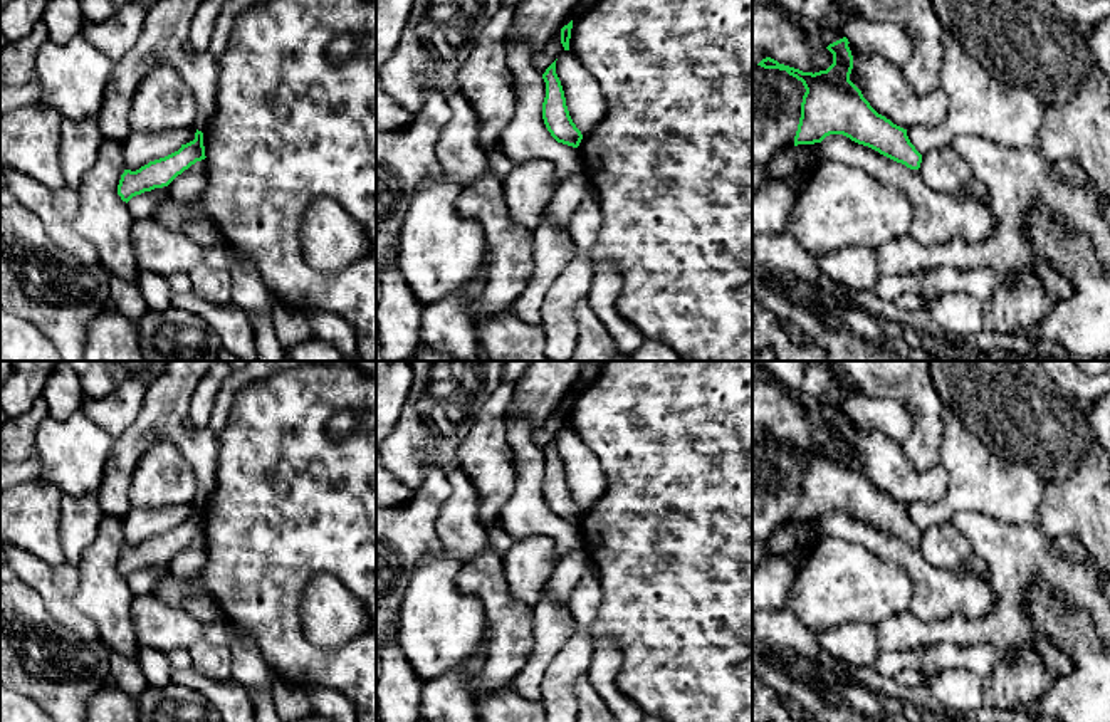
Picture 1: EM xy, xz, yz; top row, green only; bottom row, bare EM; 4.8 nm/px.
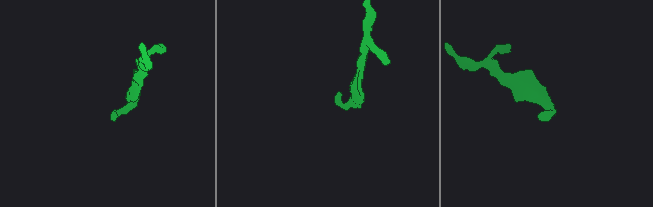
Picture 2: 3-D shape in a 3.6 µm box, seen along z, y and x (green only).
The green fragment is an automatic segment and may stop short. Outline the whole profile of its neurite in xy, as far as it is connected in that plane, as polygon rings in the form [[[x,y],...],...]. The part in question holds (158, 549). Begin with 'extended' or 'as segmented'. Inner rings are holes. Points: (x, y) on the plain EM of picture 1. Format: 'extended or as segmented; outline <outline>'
as segmented; outline [[[196,505],[195,515],[181,521],[178,527],[149,537],[136,547],[124,546],[118,571],[128,579],[136,571],[168,562],[178,551],[205,534],[203,509]]]

